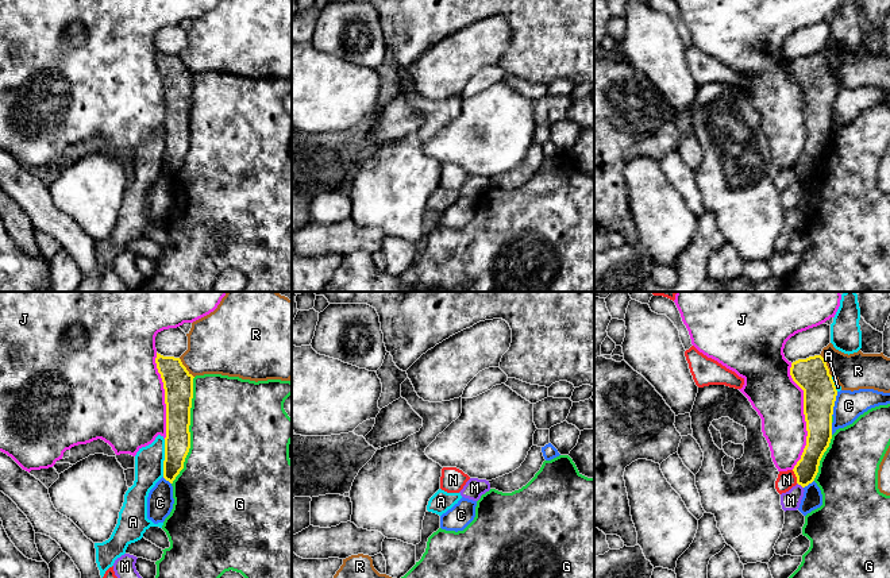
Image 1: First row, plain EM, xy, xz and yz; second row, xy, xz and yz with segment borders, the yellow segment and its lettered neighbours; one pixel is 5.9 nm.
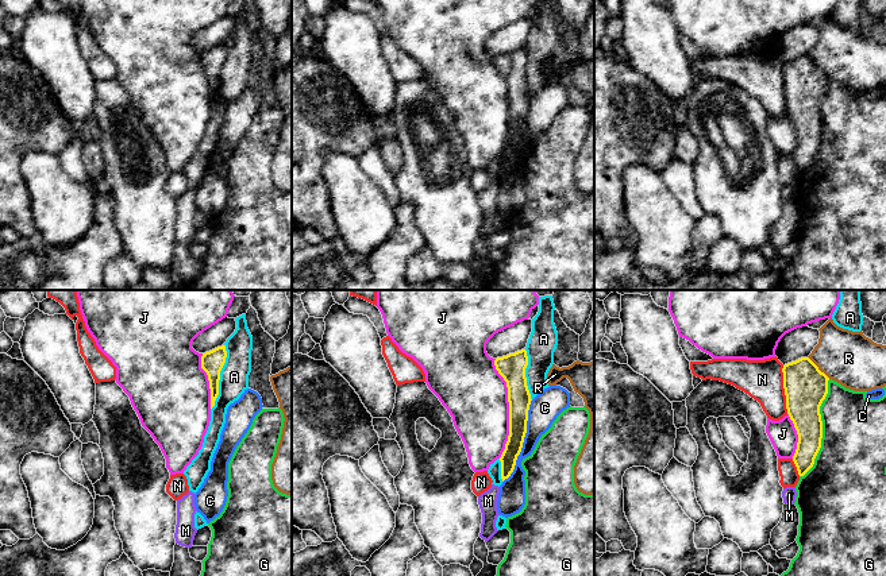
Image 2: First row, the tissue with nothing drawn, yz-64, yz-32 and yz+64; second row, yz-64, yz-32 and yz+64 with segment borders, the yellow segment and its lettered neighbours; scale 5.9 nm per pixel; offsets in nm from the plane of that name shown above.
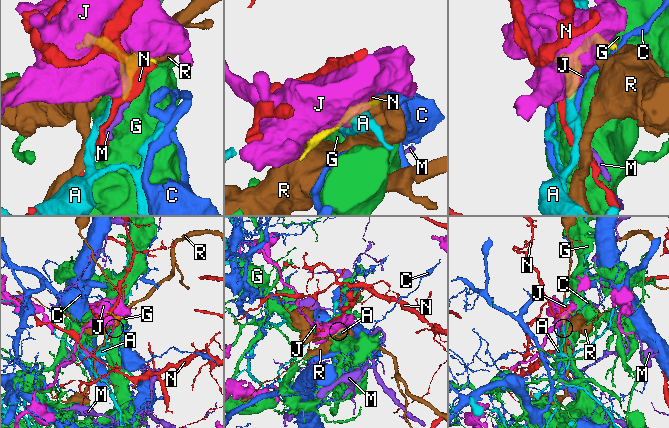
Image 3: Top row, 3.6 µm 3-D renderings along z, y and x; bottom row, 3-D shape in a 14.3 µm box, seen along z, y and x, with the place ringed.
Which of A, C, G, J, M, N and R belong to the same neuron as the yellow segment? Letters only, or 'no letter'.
no letter

